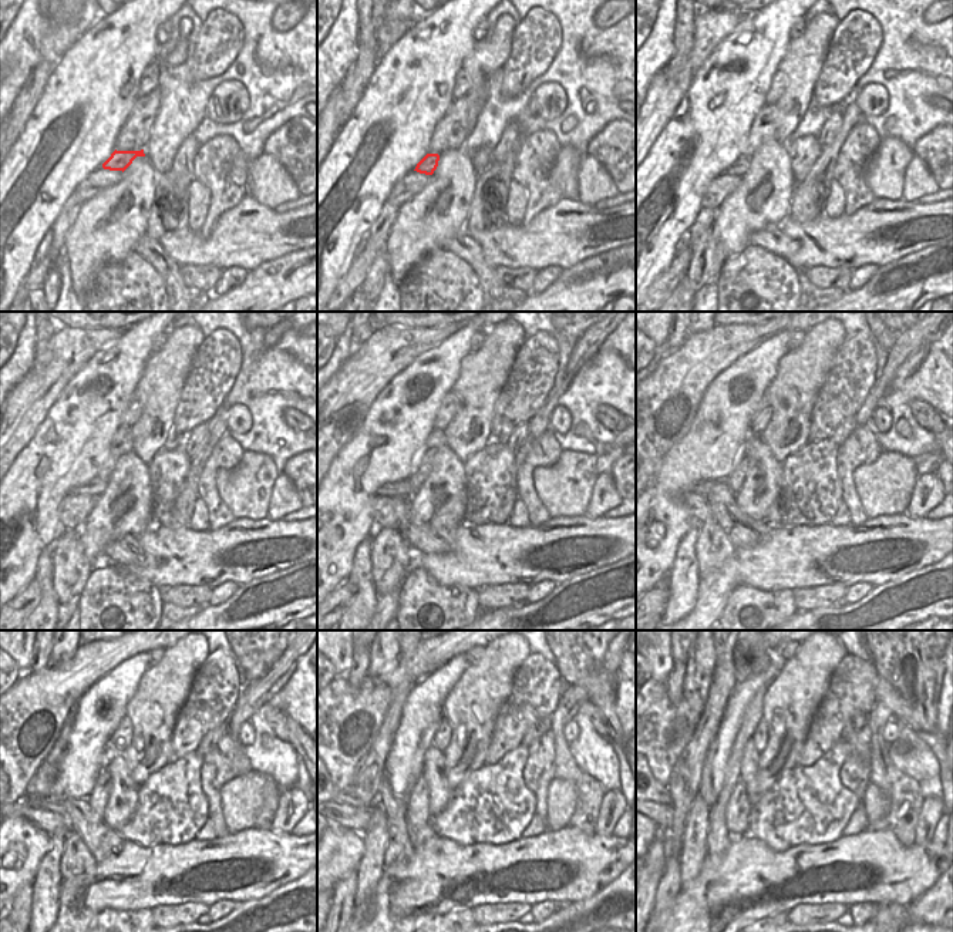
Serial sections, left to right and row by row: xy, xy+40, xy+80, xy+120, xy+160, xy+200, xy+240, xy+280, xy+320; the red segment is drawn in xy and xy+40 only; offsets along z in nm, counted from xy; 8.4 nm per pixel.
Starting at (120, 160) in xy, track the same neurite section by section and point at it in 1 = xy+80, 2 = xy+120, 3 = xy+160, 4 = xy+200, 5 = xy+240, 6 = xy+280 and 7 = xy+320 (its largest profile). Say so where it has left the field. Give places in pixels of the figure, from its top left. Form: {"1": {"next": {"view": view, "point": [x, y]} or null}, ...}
{"1": {"next": {"view": "xy+80", "point": [741, 165]}}, "2": {"next": {"view": "xy+120", "point": [96, 487]}}, "3": {"next": {"view": "xy+160", "point": [398, 490]}}, "4": {"next": {"view": "xy+200", "point": [703, 488]}}, "5": {"next": {"view": "xy+240", "point": [56, 806]}}, "6": {"next": {"view": "xy+280", "point": [346, 796]}}, "7": {"next": {"view": "xy+320", "point": [664, 797]}}}

